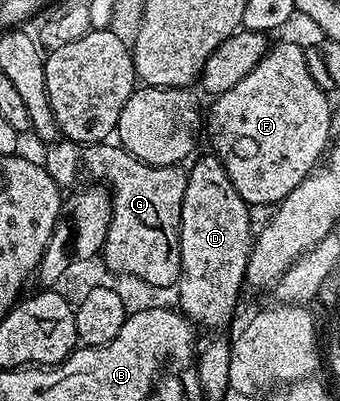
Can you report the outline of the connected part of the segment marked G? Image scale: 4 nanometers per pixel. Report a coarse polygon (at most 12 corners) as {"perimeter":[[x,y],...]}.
{"perimeter":[[56,140],[61,188],[81,166],[112,196],[102,259],[148,286],[180,280],[188,170],[120,144]]}

